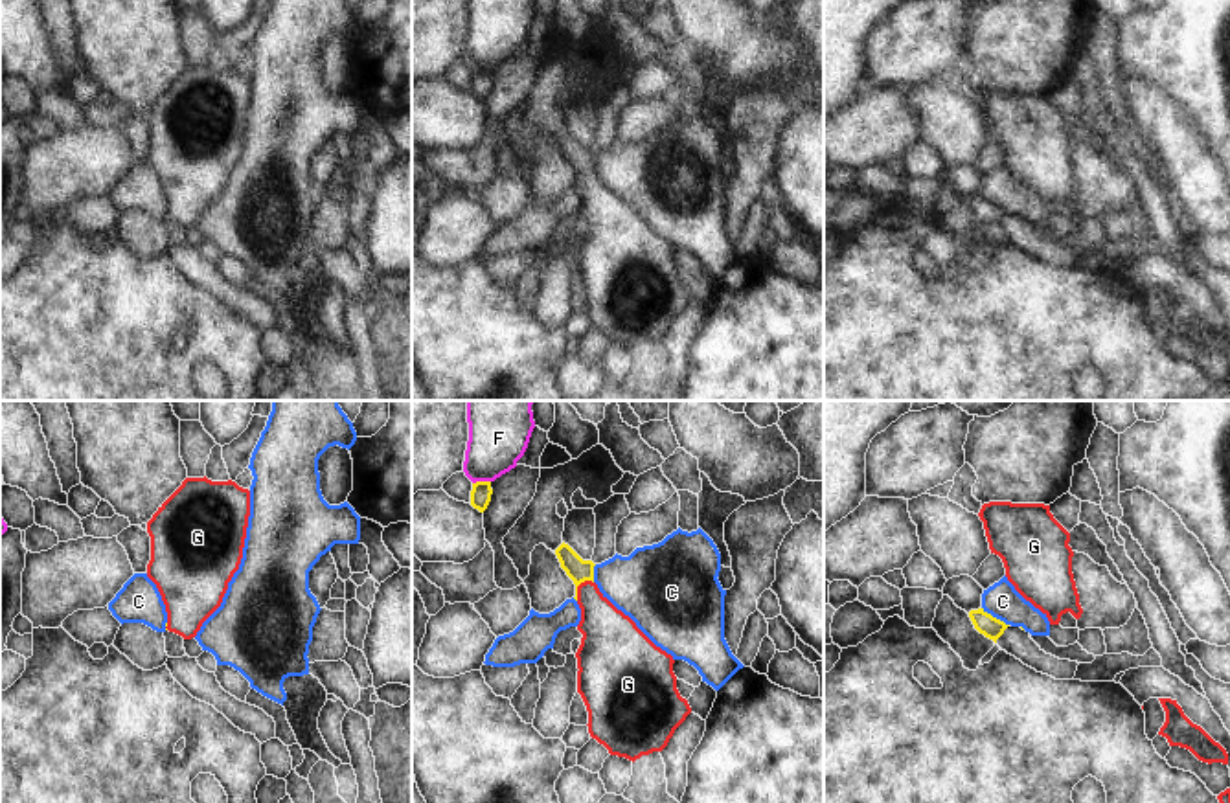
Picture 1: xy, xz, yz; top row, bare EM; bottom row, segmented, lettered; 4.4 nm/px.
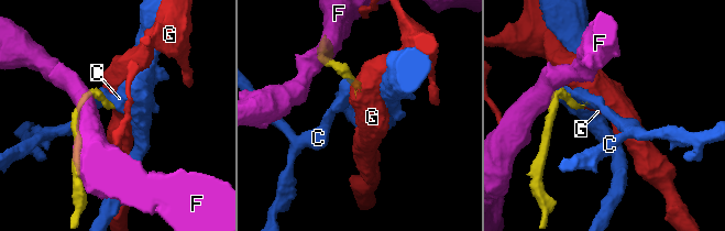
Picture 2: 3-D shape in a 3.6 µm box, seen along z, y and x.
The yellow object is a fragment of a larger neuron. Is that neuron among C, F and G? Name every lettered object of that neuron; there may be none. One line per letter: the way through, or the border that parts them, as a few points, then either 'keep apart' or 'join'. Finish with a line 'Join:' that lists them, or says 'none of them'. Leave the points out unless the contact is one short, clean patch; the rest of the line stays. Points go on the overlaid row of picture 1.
C: along yz (982, 607), (1008, 625) | keep apart
F: along xz (489, 480), (473, 484) | keep apart
G: across xz (578, 570), (578, 585), (591, 599), (607, 633) | join
Join: G

